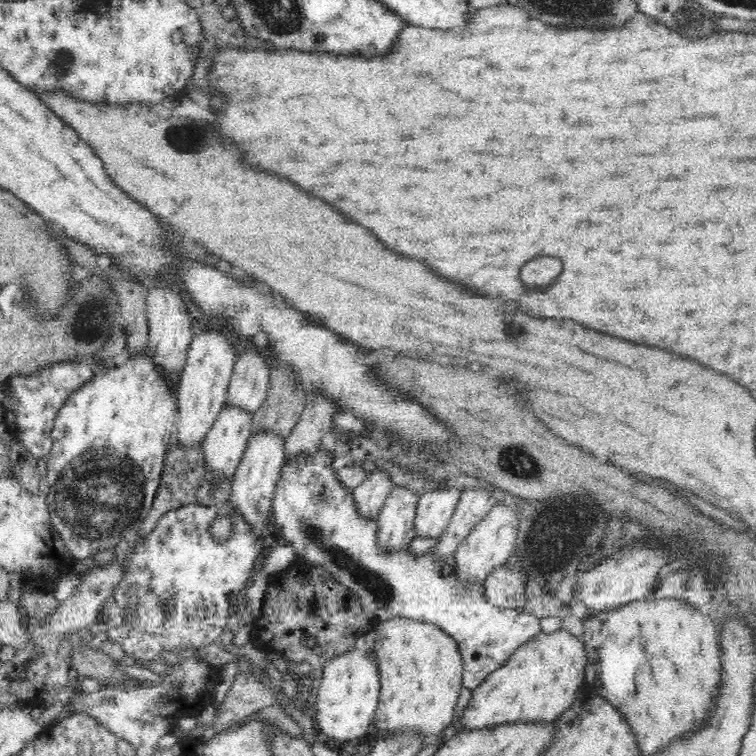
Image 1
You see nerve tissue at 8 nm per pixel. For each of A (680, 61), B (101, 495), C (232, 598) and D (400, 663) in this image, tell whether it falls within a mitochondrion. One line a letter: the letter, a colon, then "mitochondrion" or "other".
A: other
B: mitochondrion
C: other
D: other

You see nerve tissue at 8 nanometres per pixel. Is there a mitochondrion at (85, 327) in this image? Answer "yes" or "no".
yes

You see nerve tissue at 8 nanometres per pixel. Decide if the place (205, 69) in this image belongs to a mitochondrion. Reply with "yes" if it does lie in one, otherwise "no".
no

